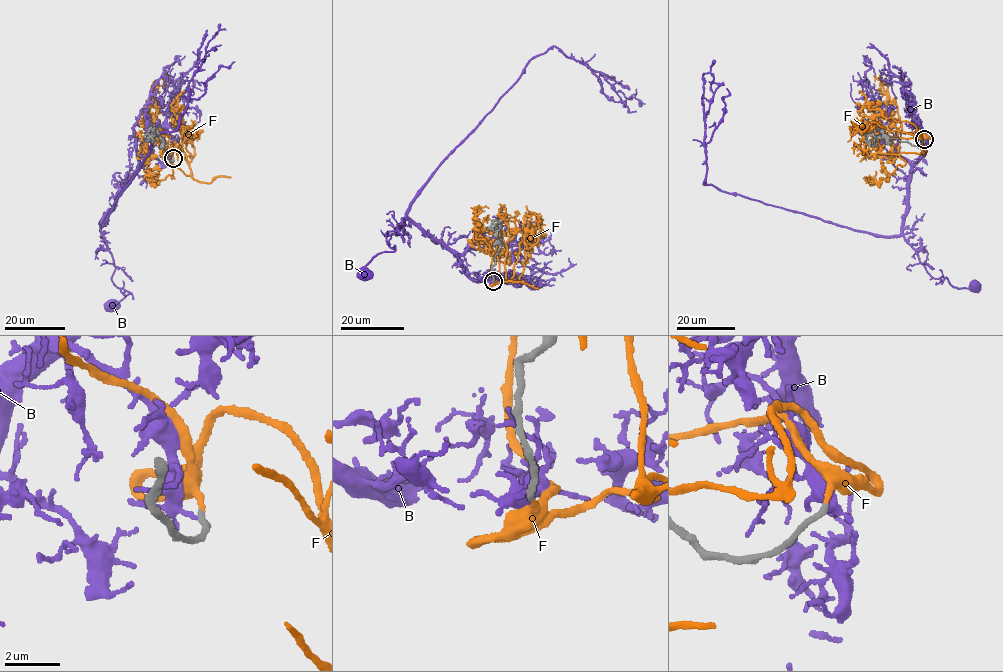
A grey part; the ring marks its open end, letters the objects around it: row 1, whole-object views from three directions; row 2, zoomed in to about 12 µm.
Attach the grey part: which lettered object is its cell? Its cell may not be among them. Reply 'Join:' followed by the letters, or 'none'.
Join: F

